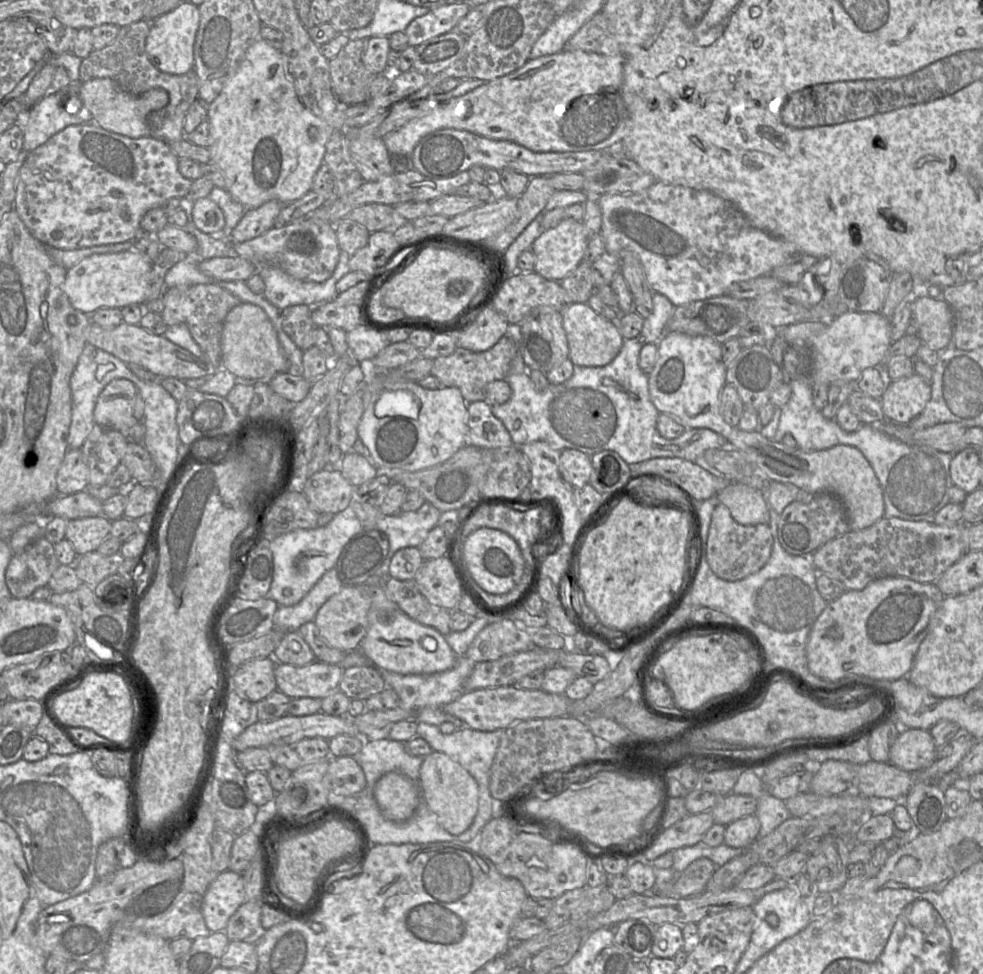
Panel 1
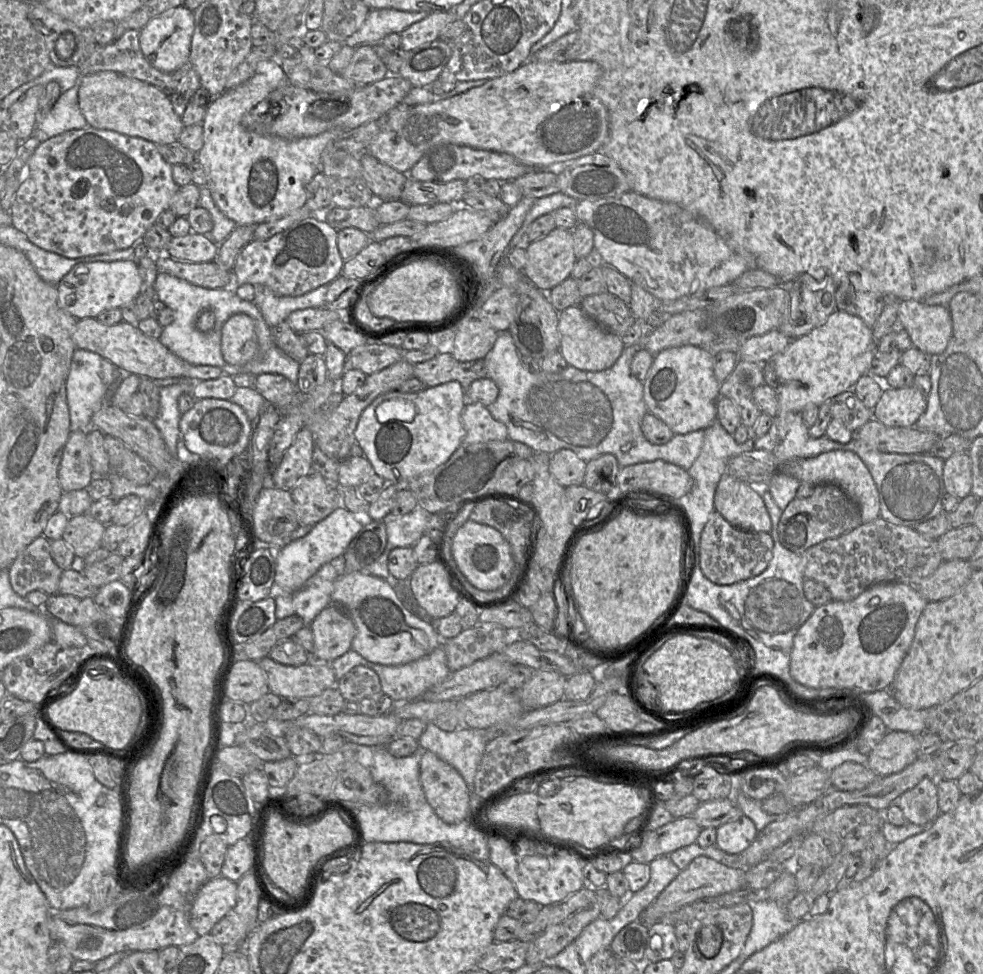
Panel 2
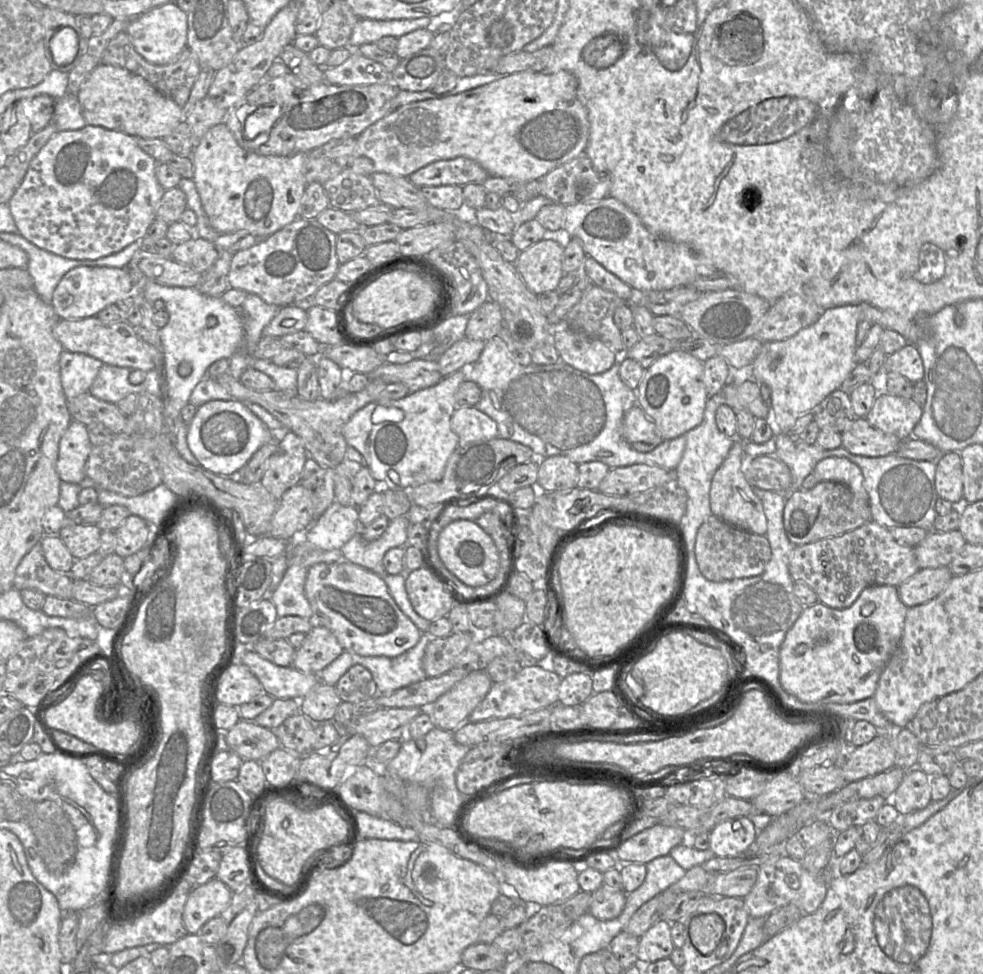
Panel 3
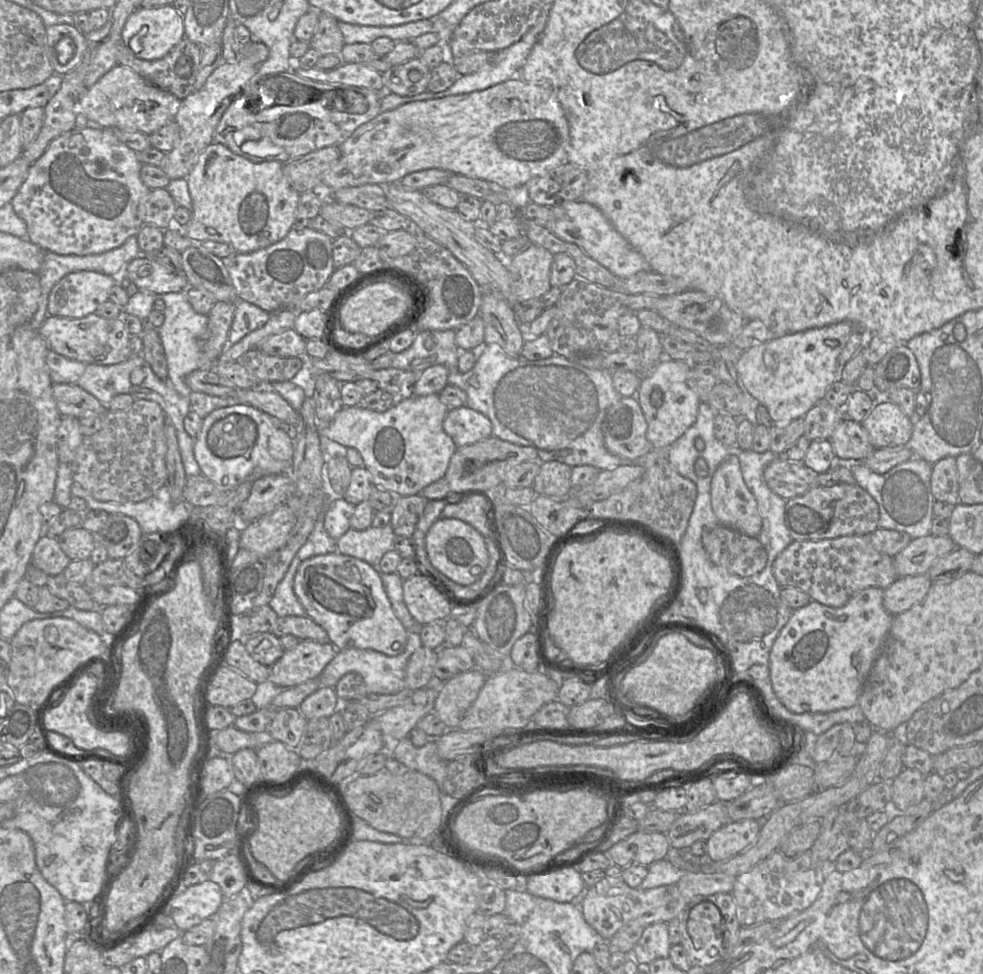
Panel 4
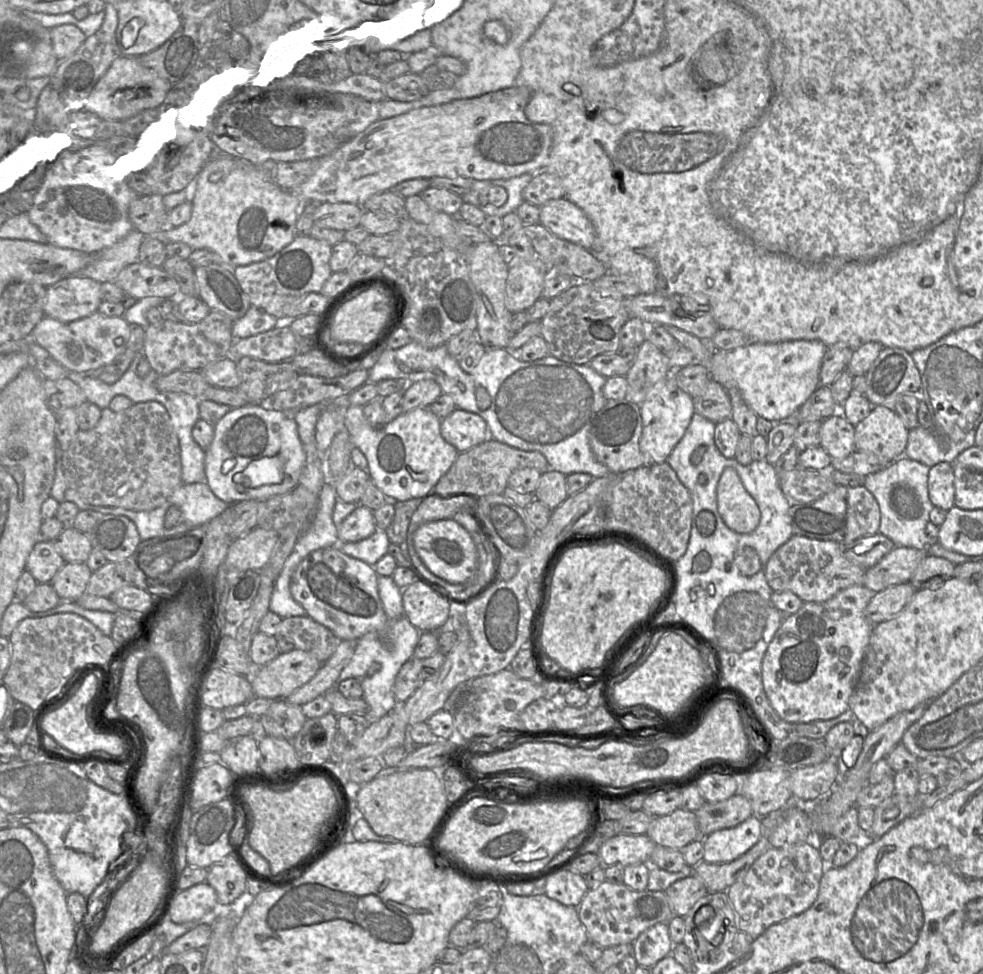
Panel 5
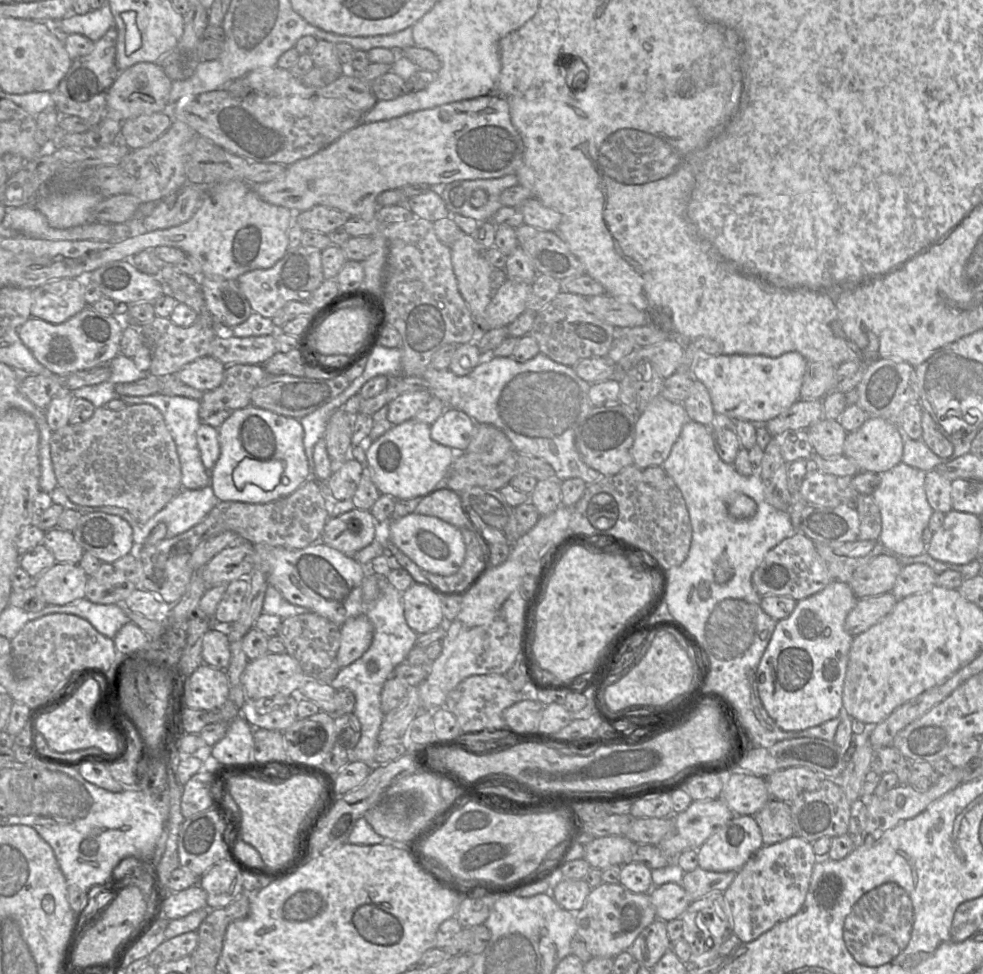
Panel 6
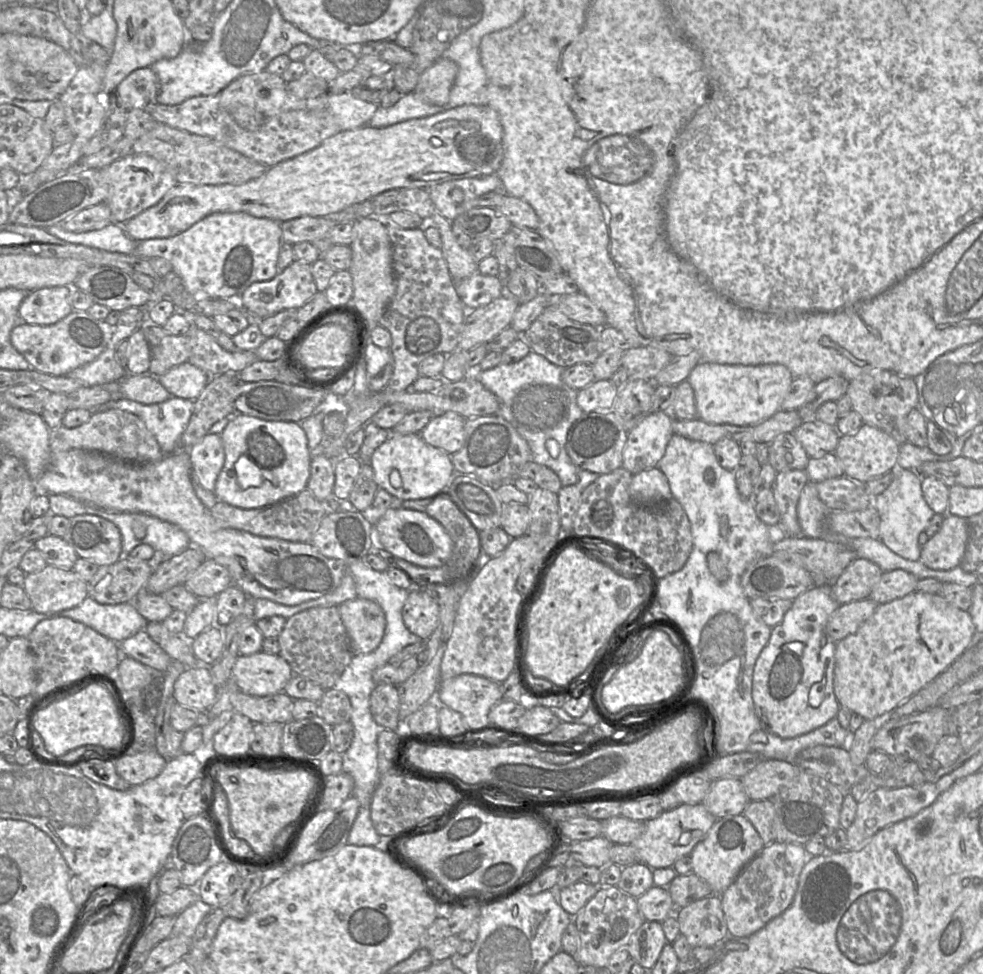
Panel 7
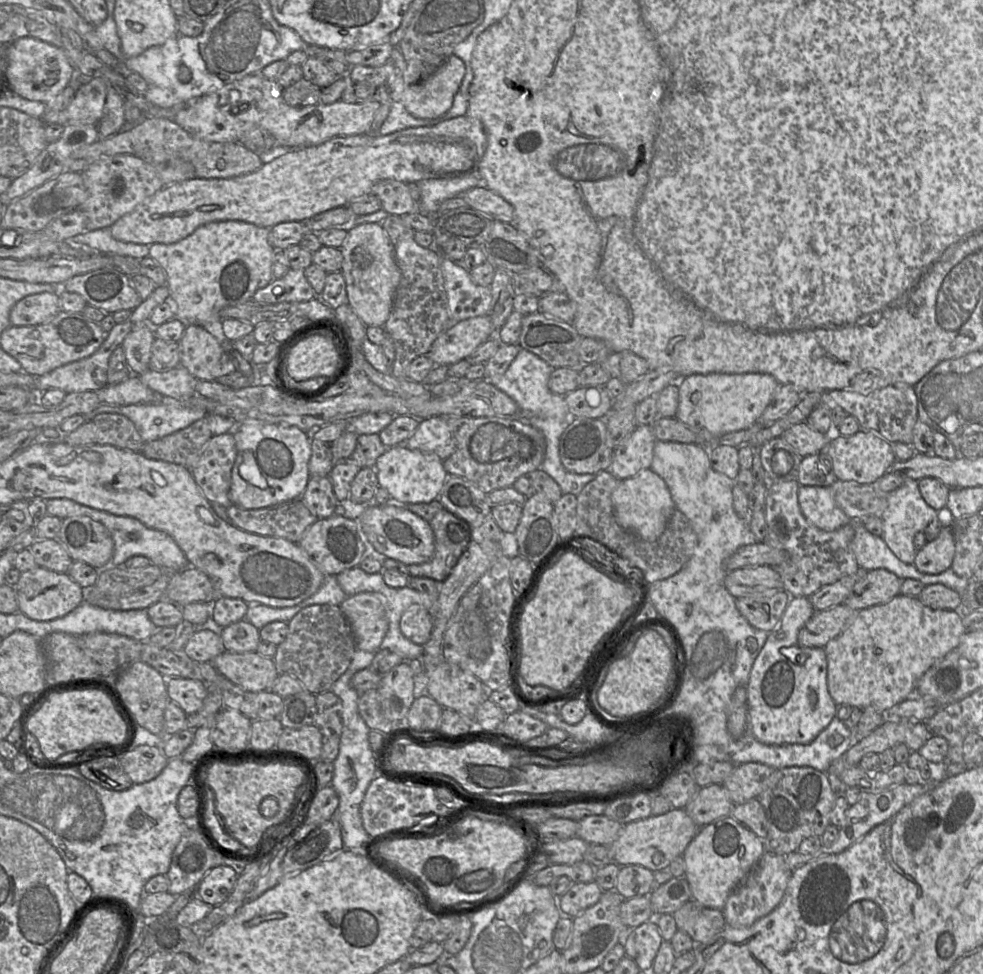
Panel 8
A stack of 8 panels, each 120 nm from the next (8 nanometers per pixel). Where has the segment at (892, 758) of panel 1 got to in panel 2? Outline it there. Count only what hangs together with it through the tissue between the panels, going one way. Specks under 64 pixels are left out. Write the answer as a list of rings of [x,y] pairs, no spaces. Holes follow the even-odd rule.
[[[888,731],[868,754],[867,765],[878,776],[898,773],[919,757],[919,742],[909,732]]]

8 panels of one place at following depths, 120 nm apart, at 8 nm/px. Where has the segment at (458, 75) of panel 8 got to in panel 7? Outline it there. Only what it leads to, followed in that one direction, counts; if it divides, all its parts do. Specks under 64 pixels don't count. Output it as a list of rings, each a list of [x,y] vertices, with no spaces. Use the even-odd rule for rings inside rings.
[[[441,58],[421,73],[414,92],[432,105],[443,106],[449,101],[449,95],[458,73],[458,65]]]

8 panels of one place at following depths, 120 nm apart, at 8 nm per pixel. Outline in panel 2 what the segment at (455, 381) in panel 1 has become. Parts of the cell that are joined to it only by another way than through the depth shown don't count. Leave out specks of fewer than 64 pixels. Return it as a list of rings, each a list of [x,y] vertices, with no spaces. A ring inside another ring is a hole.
[[[444,353],[415,364],[413,375],[426,387],[458,381],[466,391],[473,381],[487,377],[487,369],[484,359],[461,362],[456,360],[452,354]]]

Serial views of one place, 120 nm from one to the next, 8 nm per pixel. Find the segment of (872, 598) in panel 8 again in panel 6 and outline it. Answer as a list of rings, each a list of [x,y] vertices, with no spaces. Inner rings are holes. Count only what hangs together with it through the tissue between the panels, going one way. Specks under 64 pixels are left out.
[[[923,563],[902,567],[891,593],[897,600],[932,589],[937,585],[938,573]]]

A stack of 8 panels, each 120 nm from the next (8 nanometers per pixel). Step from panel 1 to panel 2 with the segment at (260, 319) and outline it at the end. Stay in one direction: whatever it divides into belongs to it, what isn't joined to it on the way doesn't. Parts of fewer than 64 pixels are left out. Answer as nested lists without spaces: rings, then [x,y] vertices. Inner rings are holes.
[[[247,314],[232,315],[222,327],[221,352],[230,365],[244,365],[260,357],[253,319]]]

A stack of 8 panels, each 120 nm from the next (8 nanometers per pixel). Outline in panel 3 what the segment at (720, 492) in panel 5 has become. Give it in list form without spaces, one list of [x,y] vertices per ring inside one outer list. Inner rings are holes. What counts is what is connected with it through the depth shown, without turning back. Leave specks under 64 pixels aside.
[[[739,437],[733,439],[733,446],[728,456],[712,479],[710,489],[711,511],[713,515],[732,526],[763,536],[767,531],[767,518],[763,505],[742,471],[742,450],[744,442]]]

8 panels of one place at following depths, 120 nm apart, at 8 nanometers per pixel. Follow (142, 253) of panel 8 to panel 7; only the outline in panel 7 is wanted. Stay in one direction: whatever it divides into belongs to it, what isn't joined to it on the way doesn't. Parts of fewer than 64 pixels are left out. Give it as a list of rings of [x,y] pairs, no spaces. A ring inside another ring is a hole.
[[[111,223],[101,229],[81,233],[67,231],[55,225],[46,228],[46,230],[49,234],[72,244],[110,252],[134,254],[139,242],[129,237],[123,231],[123,224]]]

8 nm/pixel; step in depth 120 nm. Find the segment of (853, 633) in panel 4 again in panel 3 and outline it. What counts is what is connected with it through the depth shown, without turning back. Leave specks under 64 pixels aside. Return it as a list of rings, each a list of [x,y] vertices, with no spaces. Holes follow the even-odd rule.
[[[891,585],[864,588],[857,600],[845,609],[830,608],[820,602],[804,607],[780,647],[781,686],[805,703],[847,704],[872,697],[884,668],[899,646],[907,611],[908,607],[901,601],[898,588]],[[868,603],[873,603],[875,610],[869,616],[864,616],[862,607]]]

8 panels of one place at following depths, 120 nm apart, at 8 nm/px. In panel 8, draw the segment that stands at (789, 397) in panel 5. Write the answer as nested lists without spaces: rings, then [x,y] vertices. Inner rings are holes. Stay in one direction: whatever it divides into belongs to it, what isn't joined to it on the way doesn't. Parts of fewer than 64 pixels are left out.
[[[694,373],[678,378],[679,405],[675,417],[683,423],[699,429],[706,429],[714,436],[746,429],[755,423],[770,403],[780,383],[768,373]]]

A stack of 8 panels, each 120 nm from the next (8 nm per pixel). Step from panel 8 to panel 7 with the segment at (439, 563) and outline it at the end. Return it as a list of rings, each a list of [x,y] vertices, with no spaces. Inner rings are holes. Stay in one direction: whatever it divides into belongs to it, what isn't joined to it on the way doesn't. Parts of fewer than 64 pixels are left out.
[[[441,492],[435,496],[431,503],[426,507],[425,513],[440,523],[450,536],[451,540],[453,541],[452,554],[445,564],[441,564],[435,567],[418,567],[409,564],[409,566],[405,566],[401,572],[403,574],[404,572],[410,574],[411,578],[414,580],[429,580],[431,583],[447,585],[481,553],[479,532],[475,529],[469,519],[458,509],[449,494],[446,492]],[[411,571],[419,573],[421,577],[415,577]],[[436,574],[442,574],[444,576],[444,580],[437,579],[435,577]]]

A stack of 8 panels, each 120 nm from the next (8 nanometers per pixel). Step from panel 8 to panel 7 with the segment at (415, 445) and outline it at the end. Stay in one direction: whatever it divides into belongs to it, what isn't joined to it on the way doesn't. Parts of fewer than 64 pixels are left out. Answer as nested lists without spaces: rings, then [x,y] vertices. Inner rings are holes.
[[[455,412],[432,416],[431,420],[420,432],[420,435],[429,445],[452,455],[463,446],[465,420]]]

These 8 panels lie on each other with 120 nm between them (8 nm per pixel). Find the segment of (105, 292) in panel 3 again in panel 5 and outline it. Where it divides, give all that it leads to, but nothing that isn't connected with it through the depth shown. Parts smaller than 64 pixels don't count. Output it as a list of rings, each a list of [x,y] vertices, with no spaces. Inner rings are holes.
[[[72,275],[46,287],[43,313],[68,323],[96,312],[101,301],[99,282]]]

